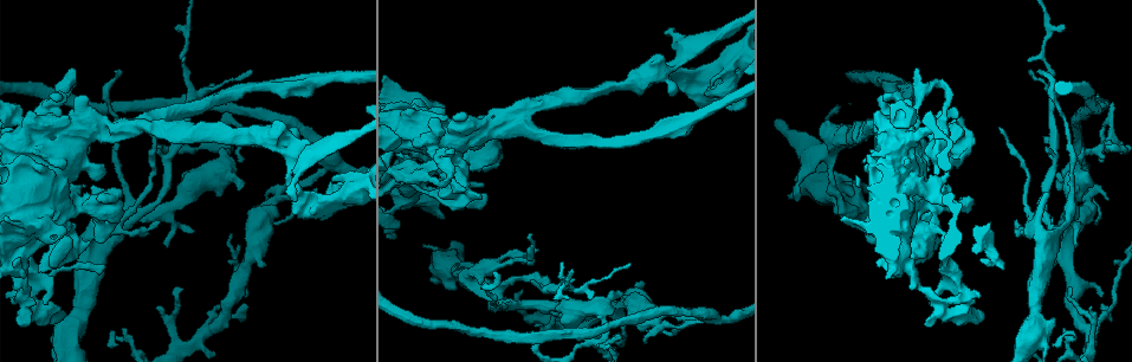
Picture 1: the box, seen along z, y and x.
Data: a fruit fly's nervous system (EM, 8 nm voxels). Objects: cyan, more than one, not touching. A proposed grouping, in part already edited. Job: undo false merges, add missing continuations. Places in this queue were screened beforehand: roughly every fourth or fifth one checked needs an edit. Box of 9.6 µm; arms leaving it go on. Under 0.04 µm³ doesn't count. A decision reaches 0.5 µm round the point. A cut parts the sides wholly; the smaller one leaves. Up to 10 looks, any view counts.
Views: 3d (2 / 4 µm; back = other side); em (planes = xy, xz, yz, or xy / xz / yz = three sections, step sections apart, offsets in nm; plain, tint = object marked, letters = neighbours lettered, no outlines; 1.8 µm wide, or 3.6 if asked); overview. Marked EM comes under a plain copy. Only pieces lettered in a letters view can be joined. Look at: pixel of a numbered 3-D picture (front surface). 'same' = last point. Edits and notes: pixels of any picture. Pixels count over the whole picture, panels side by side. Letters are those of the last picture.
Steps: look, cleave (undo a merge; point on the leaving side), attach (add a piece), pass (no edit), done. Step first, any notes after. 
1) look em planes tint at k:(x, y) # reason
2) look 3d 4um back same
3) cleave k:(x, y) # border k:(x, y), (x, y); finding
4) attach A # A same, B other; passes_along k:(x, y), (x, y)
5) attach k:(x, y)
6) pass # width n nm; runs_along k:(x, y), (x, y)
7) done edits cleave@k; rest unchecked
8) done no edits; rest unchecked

look em 3.6um xy step 16 tint at 1:(429, 141) # sudden change in width

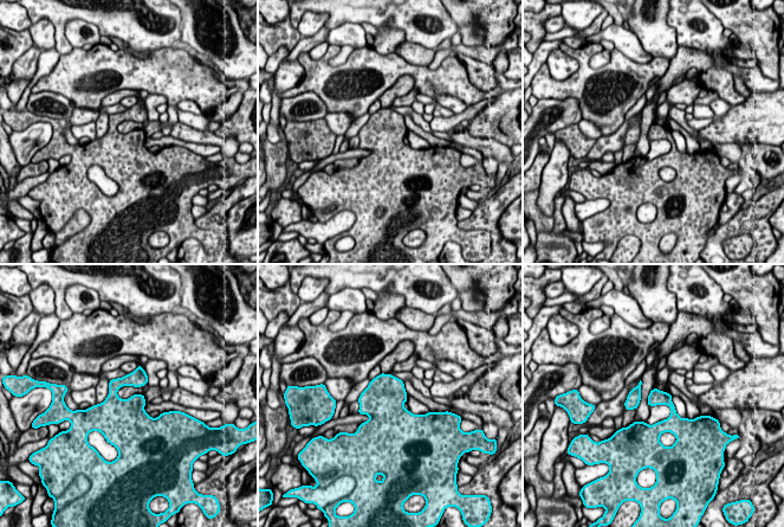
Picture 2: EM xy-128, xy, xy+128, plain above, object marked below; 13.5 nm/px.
look em 3.6um planes letters same # another direction

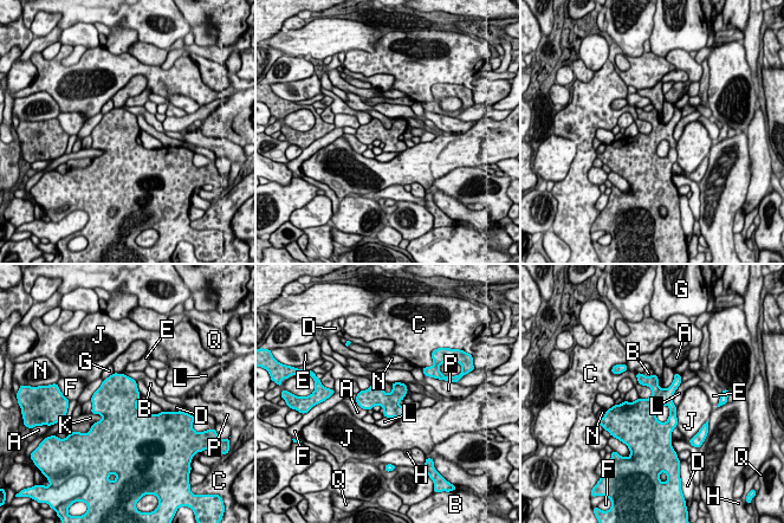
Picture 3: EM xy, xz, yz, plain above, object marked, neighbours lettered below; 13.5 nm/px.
pass # width 260 nm; longest_contact L 360 nm; A other, B other, C other, D other, E other, F other, G other, H other, J other, K other, L other, N other, P other, Q other; all the same neuron

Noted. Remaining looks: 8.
look em 3.6um xz step 8 tint at 1:(927, 191) # a fork

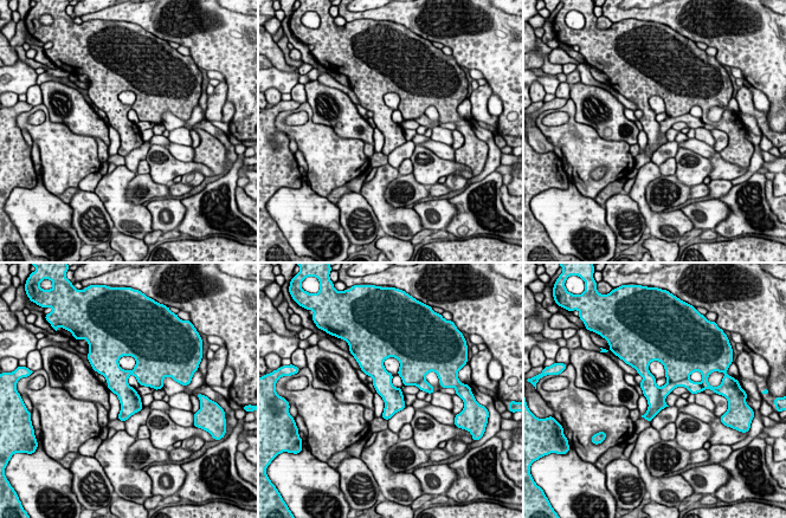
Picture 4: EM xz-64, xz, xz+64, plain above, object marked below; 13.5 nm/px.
look em 3.6um planes letters same # cut it another way

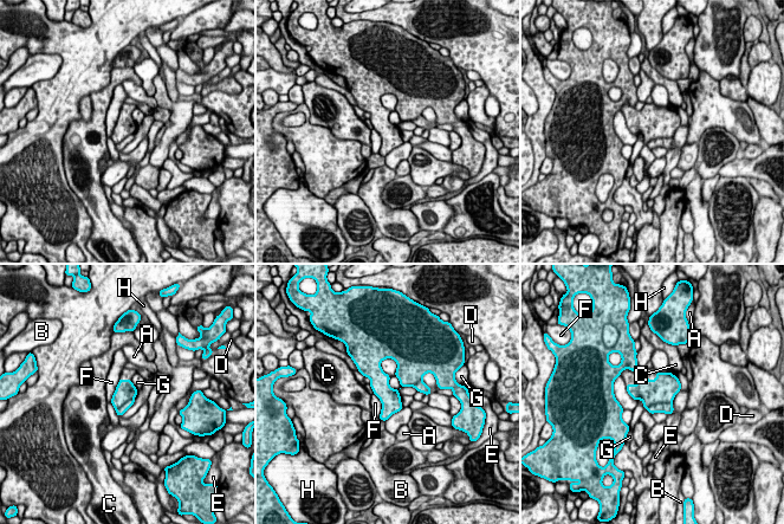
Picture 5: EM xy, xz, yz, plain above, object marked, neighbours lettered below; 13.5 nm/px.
cleave 5:(666, 407) # A other, B other, C other, D other, E other, F other, G other, H other; border 5:(671, 402), (655, 402), (646, 408); a second neuron is stuck on

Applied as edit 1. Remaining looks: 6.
look em xy step 16 tint at 1:(901, 259) # thick turns thin

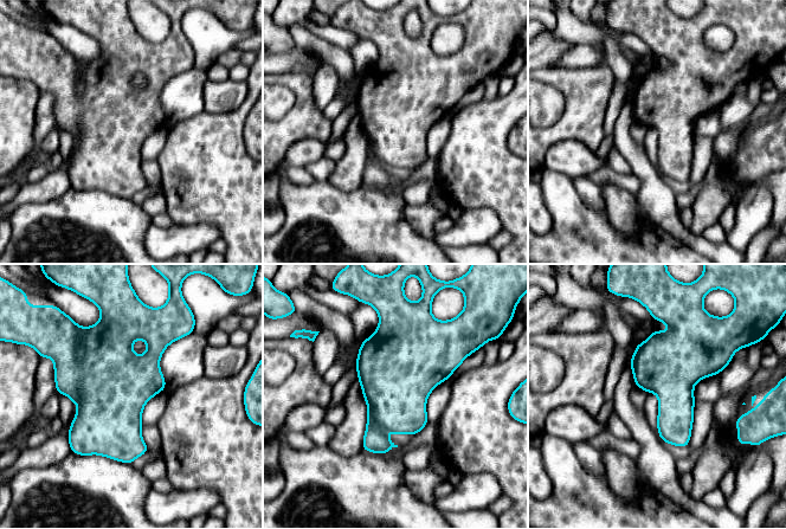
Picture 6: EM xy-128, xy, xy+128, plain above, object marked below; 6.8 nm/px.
look em xy step 16 letters same # see the neighbours

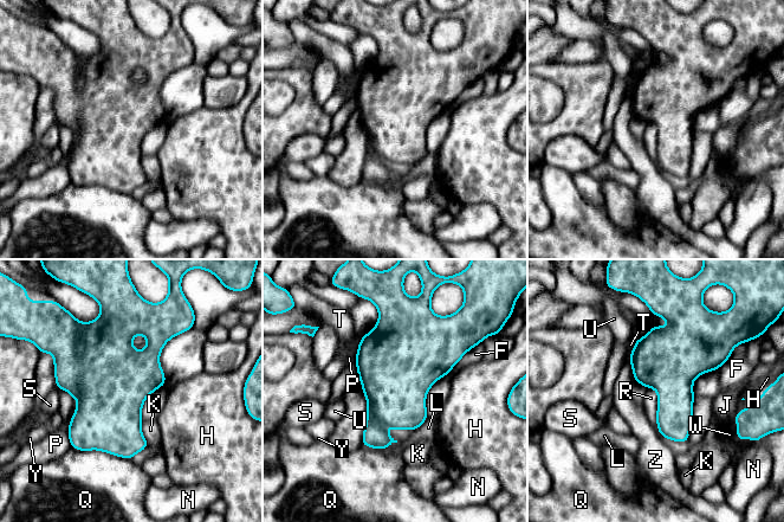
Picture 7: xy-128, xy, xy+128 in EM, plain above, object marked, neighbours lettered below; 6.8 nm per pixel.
pass # F other, H other, J other, K other, L other, N other, P other, Q other, R other, S other, T other, U other, W other, Y other, Z other; border 7:(647, 387), (656, 430), (687, 442); one neuron here

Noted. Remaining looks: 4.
look em xy step 4 letters at 1:(1084, 166) # branch point

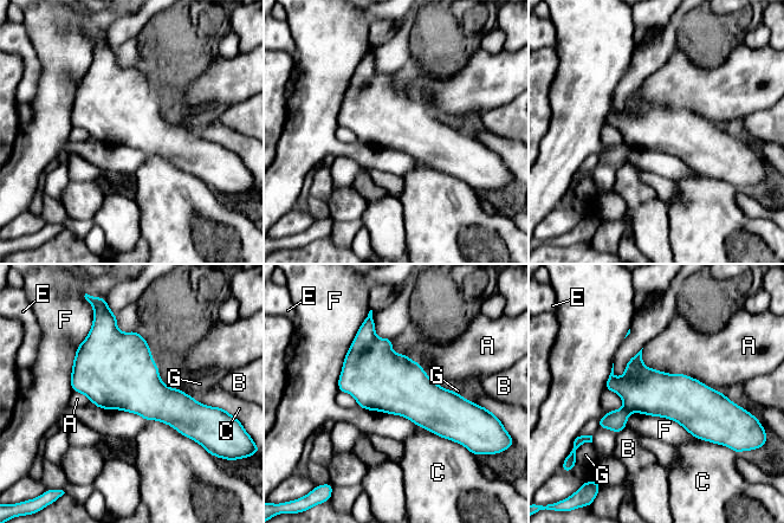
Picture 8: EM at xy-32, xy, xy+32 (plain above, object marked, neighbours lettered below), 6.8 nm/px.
cleave 8:(655, 393) # width 320 nm; A other, B other, C other, E other, F other, G other; border 8:(623, 407), (628, 412); a second neuron is stuck on

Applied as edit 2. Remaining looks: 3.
done edits cleave@5, cleave@8; rest unchecked

